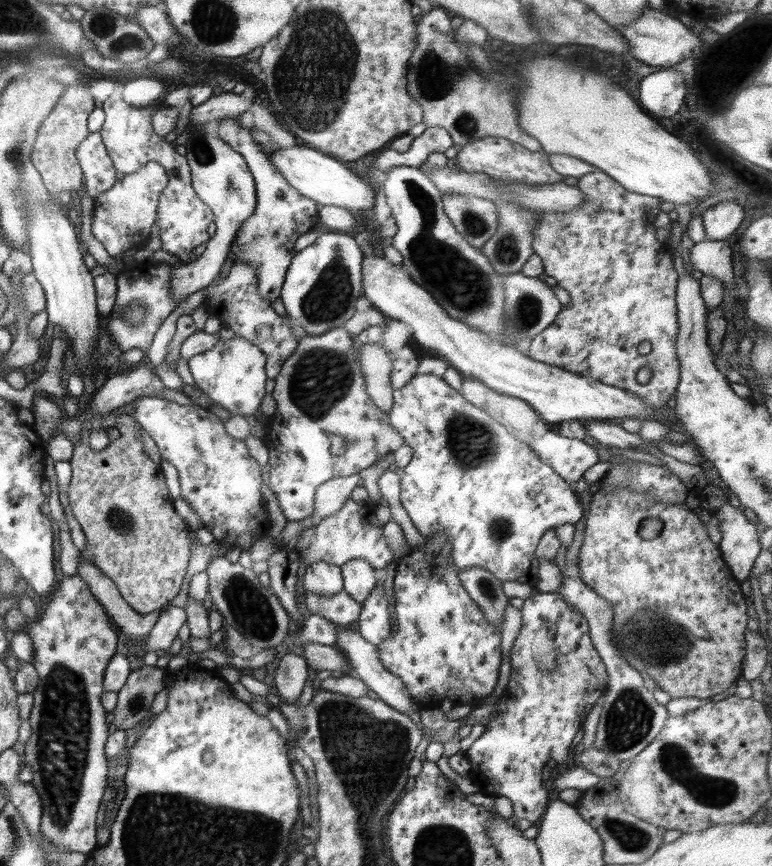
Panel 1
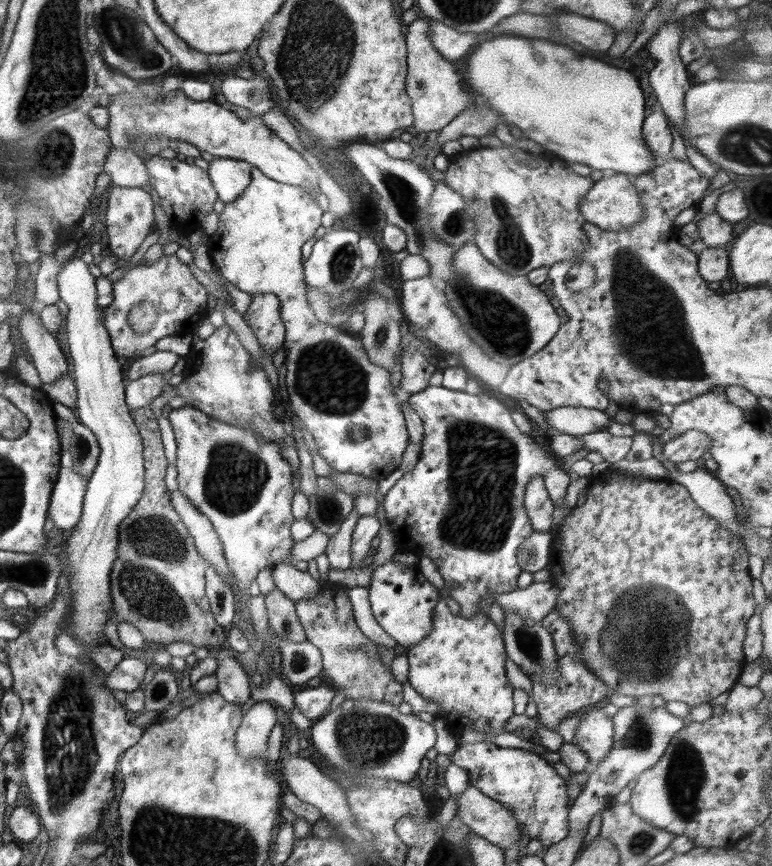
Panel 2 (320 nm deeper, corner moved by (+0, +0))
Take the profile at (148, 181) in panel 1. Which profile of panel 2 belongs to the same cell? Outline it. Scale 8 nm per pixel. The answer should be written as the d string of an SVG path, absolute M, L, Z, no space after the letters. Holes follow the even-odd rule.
M114 187L109 190L108 206L106 206L106 232L111 252L129 260L141 247L145 238L156 231L154 223L154 202L150 194L140 188Z

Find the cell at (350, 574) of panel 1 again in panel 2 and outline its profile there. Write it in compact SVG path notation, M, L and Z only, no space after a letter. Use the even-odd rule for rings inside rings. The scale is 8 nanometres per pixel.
M362 516L357 520L356 529L351 539L351 568L357 572L364 562L368 551L372 549L371 542L380 531L380 521L376 516Z

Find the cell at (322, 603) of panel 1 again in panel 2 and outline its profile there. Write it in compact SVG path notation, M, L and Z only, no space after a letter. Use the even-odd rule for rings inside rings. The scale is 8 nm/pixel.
M355 586L346 591L352 604L352 612L360 630L376 644L394 648L397 642L376 622L369 602L369 588Z

